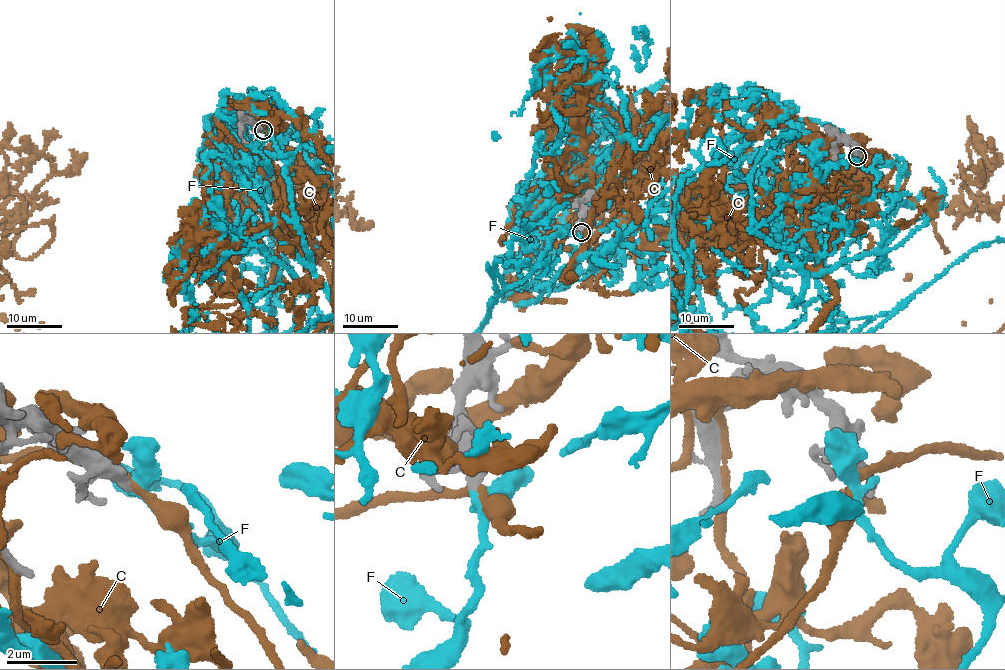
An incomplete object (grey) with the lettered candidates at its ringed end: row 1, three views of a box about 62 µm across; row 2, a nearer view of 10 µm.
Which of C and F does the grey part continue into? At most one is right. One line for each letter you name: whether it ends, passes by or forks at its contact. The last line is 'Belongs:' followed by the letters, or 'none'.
F: It passes by
Belongs: F

